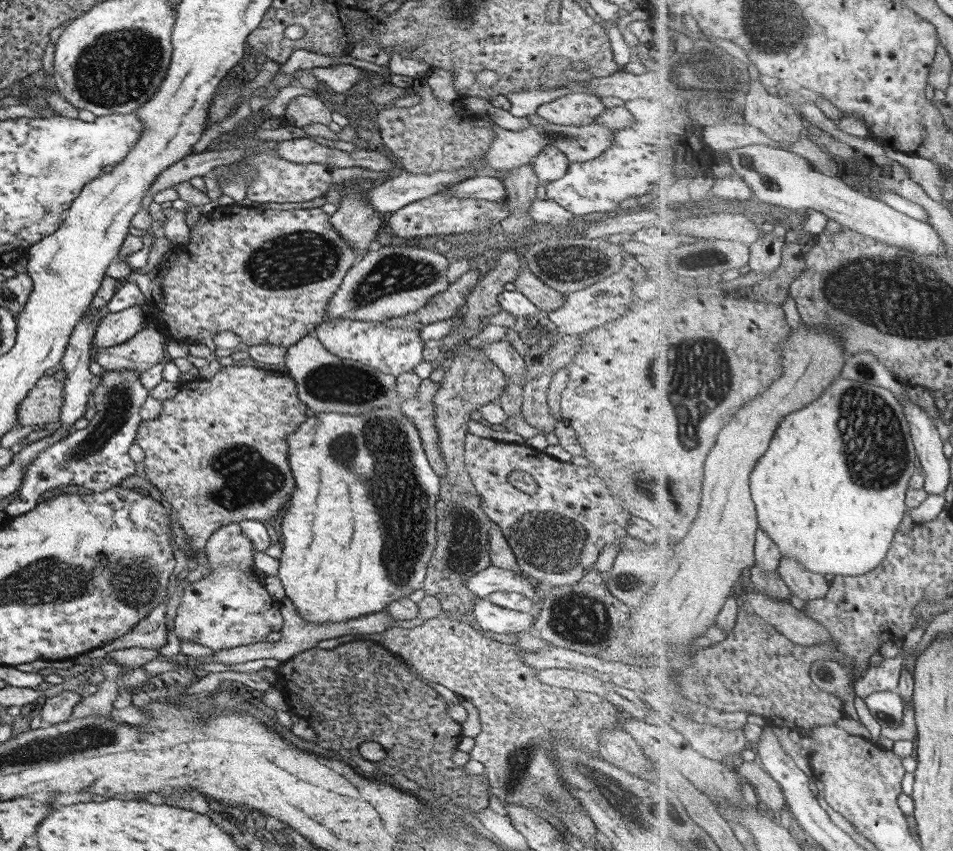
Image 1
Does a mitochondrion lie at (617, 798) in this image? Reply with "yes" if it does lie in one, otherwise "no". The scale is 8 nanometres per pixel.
yes

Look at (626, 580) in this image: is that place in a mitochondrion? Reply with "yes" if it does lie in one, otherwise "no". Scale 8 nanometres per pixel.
yes

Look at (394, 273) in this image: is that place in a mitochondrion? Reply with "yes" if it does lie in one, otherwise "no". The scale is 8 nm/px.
yes

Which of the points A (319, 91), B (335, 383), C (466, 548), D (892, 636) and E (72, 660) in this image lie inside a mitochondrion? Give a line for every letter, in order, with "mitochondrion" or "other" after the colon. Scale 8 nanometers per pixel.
A: other
B: mitochondrion
C: mitochondrion
D: other
E: other

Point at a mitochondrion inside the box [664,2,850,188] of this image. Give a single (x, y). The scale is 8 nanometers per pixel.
(685, 73)

